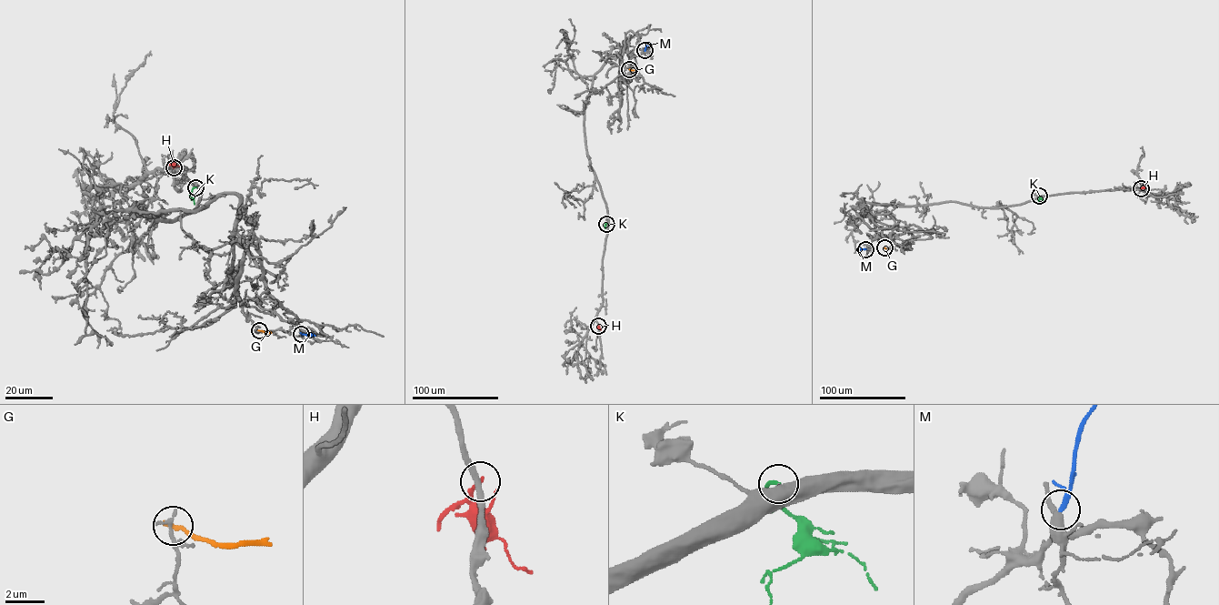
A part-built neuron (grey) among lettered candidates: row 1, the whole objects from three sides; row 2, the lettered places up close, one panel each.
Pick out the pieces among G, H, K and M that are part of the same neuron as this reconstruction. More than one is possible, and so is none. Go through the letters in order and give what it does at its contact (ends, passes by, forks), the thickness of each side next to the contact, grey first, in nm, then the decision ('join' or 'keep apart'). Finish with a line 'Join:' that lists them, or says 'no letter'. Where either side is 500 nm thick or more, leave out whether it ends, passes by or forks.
G: it ends there; 260 nm thick on the grey side, 240 nm on the other; keep apart
H: it ends there; 280 nm thick on the grey side, 240 nm on the other; keep apart
K: it ends there; 130 nm thick on the grey side, 170 nm on the other; join
M: it passes by; 400 nm thick on the grey side, 200 nm on the other; keep apart
Join: K

